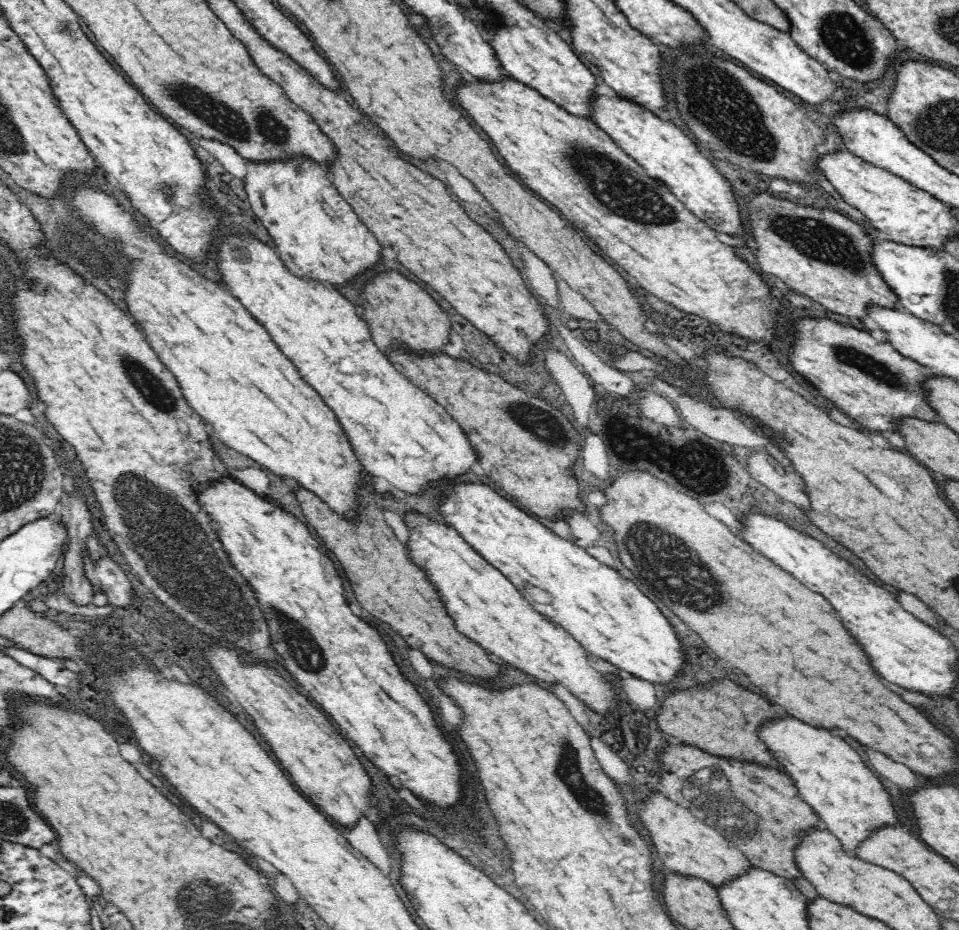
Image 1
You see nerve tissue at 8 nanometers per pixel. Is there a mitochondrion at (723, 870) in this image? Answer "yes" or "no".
no

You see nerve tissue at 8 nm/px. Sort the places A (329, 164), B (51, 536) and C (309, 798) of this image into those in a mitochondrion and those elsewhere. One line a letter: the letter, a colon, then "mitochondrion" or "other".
A: other
B: other
C: other

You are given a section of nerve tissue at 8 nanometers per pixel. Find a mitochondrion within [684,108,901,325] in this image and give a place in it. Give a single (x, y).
(816, 239)

